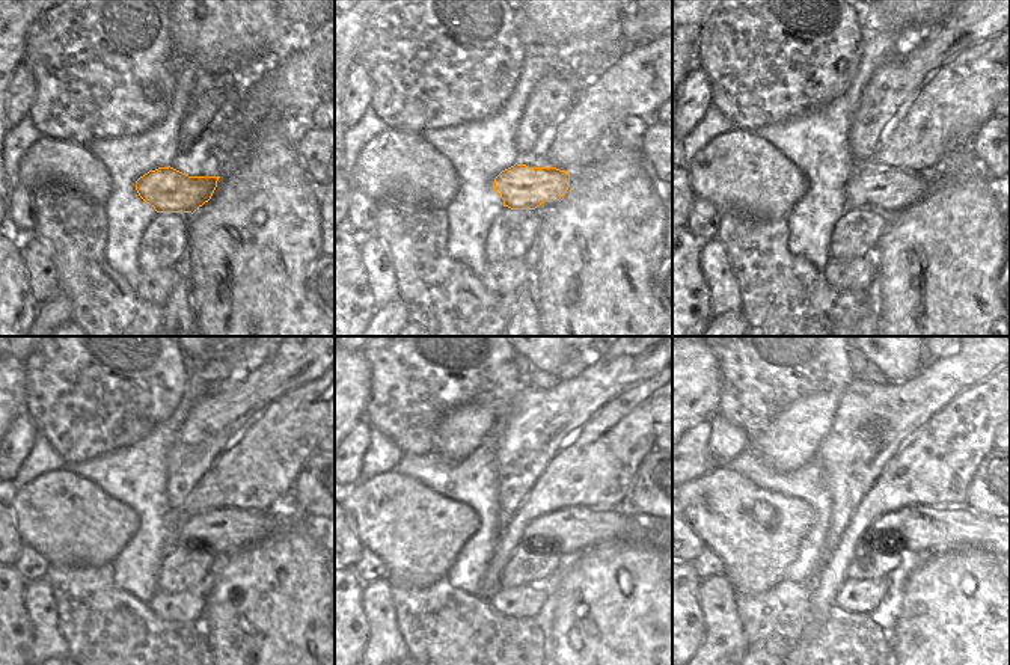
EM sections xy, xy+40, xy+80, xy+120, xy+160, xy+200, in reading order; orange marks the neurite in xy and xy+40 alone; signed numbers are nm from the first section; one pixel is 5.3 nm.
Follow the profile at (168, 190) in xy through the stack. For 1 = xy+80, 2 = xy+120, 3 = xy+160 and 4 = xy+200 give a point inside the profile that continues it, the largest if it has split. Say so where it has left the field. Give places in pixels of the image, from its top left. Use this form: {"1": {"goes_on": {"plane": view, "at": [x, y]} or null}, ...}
{"1": {"goes_on": {"plane": "xy+80", "at": [869, 186]}}, "2": {"goes_on": {"plane": "xy+120", "at": [237, 528]}}, "3": {"goes_on": {"plane": "xy+160", "at": [578, 528]}}, "4": {"goes_on": {"plane": "xy+200", "at": [926, 530]}}}

